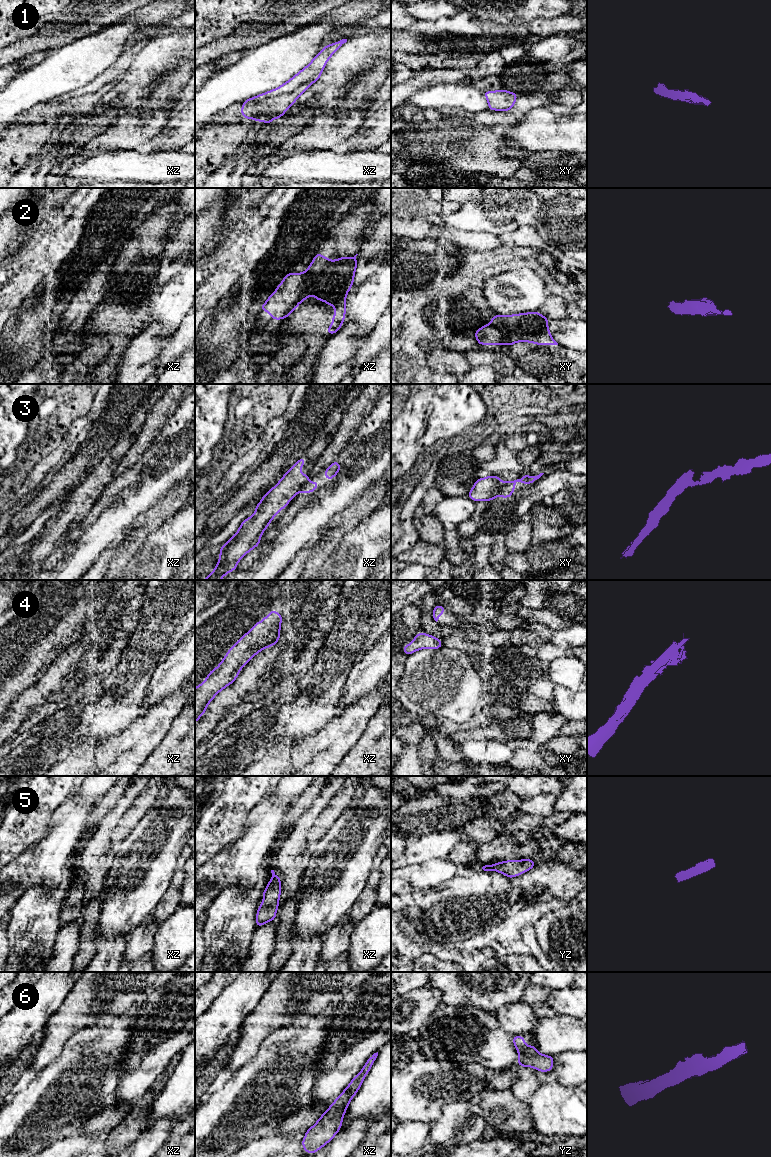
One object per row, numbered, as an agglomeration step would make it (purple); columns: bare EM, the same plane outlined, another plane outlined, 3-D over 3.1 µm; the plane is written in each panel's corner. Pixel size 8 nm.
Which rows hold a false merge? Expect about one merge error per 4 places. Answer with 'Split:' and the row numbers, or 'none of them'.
Split: 2, 3

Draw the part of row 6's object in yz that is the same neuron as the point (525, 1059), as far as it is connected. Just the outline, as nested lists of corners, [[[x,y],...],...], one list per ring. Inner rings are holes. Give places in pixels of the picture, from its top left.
[[[514,1035],[513,1045],[519,1054],[517,1064],[521,1067],[535,1068],[540,1072],[553,1070],[554,1057],[539,1053],[533,1044],[526,1046],[524,1036]]]

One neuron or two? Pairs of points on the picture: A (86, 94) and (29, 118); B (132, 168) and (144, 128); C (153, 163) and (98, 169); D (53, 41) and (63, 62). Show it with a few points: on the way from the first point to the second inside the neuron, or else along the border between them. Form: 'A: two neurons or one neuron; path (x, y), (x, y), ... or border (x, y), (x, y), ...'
A: one neuron; path (72, 106), (55, 108), (52, 111), (43, 113)
B: two neurons; border (134, 149), (111, 151)
C: one neuron; path (139, 166), (112, 166)
D: two neurons; border (78, 38), (48, 50)

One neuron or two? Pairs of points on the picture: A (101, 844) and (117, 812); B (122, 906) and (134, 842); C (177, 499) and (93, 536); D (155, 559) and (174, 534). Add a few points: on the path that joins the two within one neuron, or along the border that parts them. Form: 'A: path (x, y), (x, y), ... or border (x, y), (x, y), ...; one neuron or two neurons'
A: path (102, 836), (111, 820); one neuron
B: path (131, 890), (134, 882), (134, 858); one neuron
C: border (157, 501), (126, 529); two neurons
D: path (156, 551), (156, 546), (166, 537); one neuron

